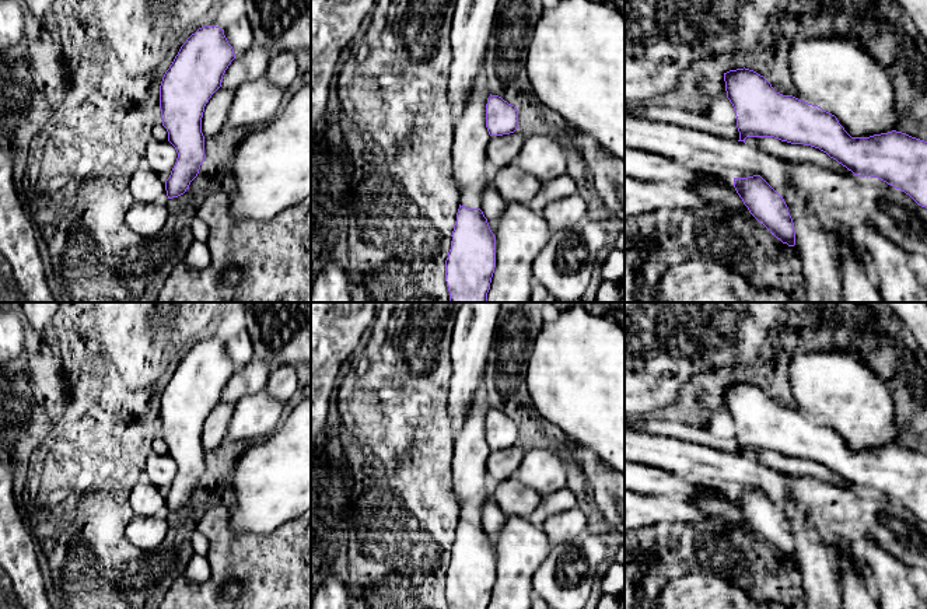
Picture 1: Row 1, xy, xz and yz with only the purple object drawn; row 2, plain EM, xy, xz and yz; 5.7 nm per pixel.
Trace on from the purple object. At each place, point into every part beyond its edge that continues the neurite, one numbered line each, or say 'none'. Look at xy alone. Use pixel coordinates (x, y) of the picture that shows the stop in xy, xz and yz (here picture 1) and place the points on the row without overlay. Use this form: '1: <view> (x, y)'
none

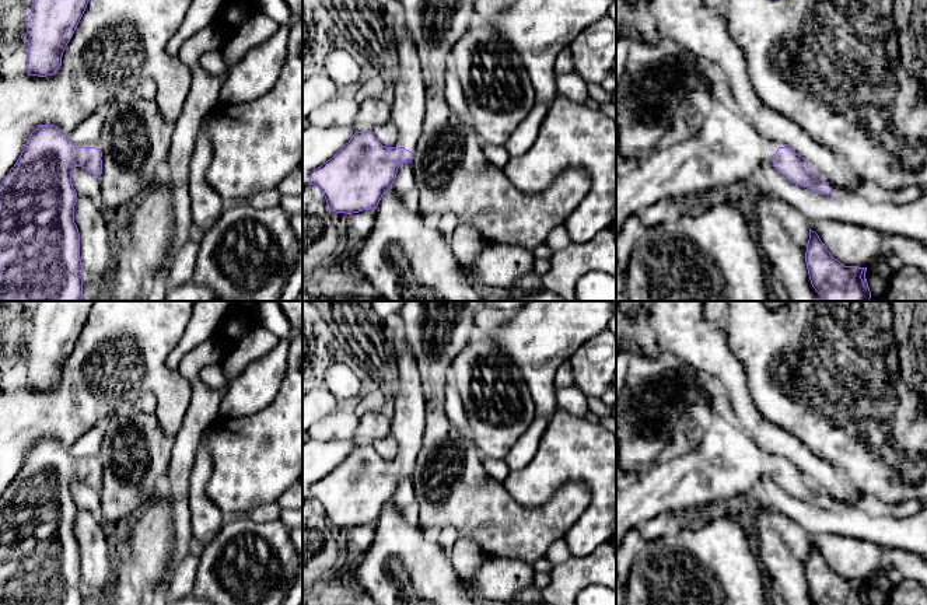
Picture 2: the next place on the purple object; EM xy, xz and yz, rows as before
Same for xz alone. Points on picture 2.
1: xz (408, 423)

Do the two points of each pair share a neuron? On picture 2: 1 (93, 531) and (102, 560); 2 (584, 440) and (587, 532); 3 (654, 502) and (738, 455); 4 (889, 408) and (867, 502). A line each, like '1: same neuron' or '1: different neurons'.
1: same neuron
2: same neuron
3: same neuron
4: different neurons

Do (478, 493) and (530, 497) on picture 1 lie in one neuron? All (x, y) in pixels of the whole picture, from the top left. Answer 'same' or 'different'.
different

